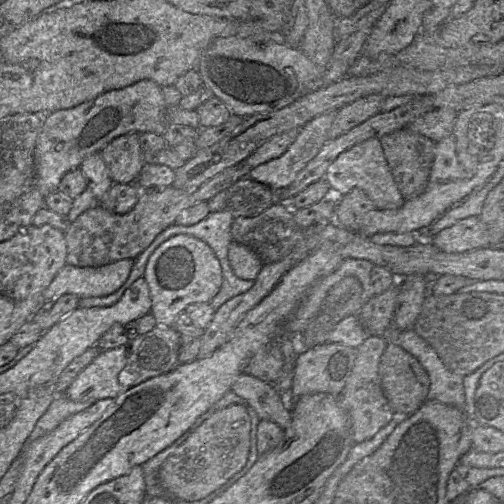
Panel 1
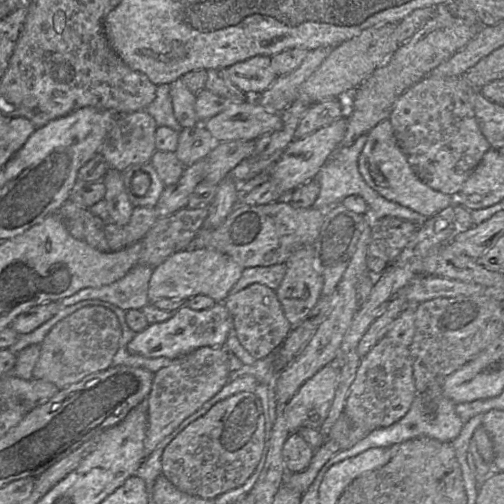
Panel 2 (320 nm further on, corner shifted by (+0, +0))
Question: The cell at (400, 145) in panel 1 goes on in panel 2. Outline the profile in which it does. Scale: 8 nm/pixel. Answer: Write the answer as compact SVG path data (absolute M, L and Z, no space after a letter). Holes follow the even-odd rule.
M428 75L404 91L390 115L397 143L406 154L417 176L431 188L453 197L458 196L484 155L493 149L482 133L471 105L471 93L475 91L477 90L470 87L462 77Z

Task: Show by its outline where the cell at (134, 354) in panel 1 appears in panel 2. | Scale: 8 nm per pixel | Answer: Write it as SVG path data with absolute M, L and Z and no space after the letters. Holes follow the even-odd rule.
M217 302L213 307L205 310L192 310L183 305L166 321L149 324L145 329L137 332L127 344L127 350L130 354L147 358L166 357L175 360L200 347L224 346L232 327L233 321L224 302Z

